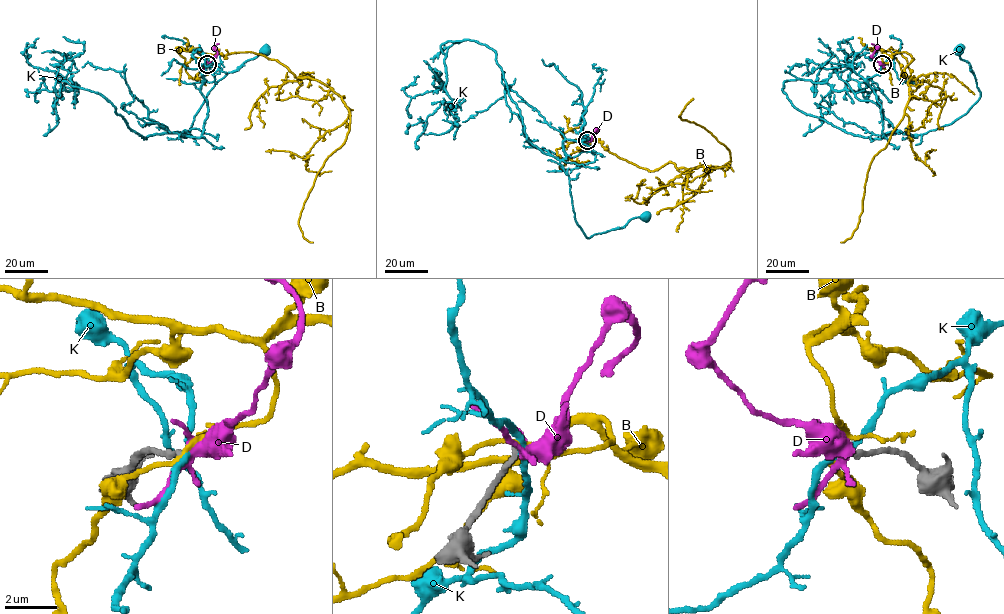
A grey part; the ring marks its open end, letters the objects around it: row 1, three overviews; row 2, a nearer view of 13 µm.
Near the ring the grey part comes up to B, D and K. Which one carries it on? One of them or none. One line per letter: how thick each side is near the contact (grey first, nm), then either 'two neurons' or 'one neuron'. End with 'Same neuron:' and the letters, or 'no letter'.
B: 190/180 nm | two neurons
D: 240/320 nm | two neurons
K: 240/220 nm | two neurons
Same neuron: no letter

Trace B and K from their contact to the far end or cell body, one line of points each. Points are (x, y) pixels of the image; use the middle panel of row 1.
B: (588, 140), (649, 170), (669, 162), (723, 166), (730, 161), (727, 148), (679, 116), (693, 99)
K: (588, 140), (584, 124), (588, 138), (565, 139), (560, 160), (585, 236), (645, 217)

